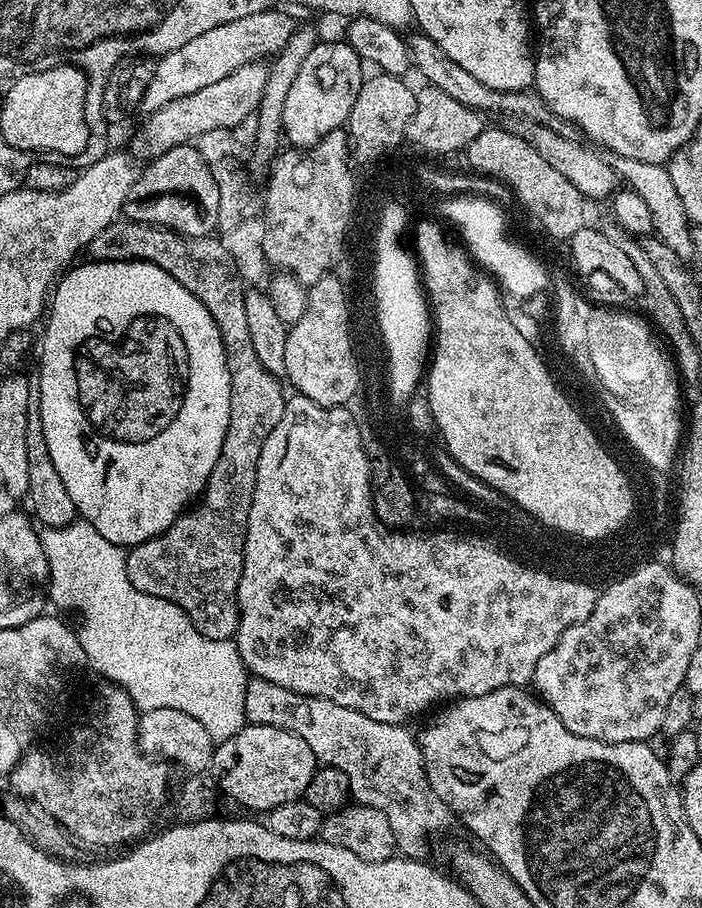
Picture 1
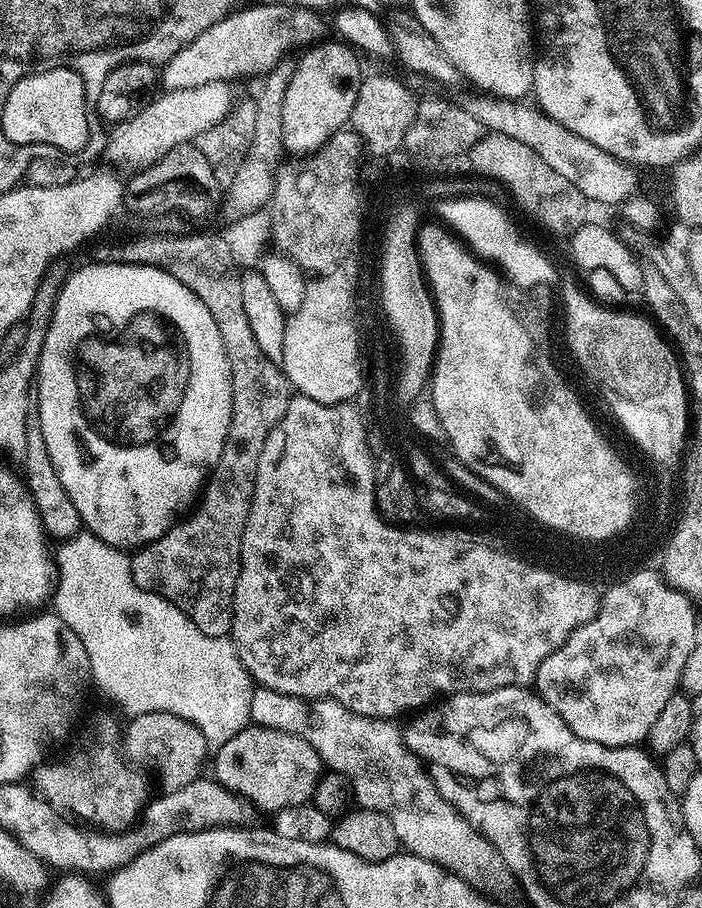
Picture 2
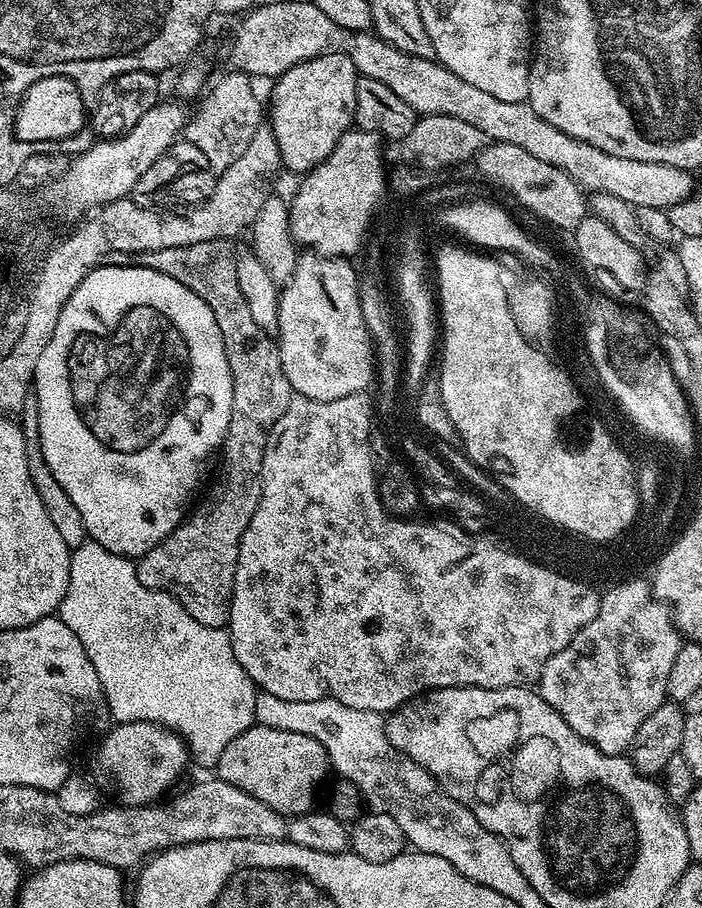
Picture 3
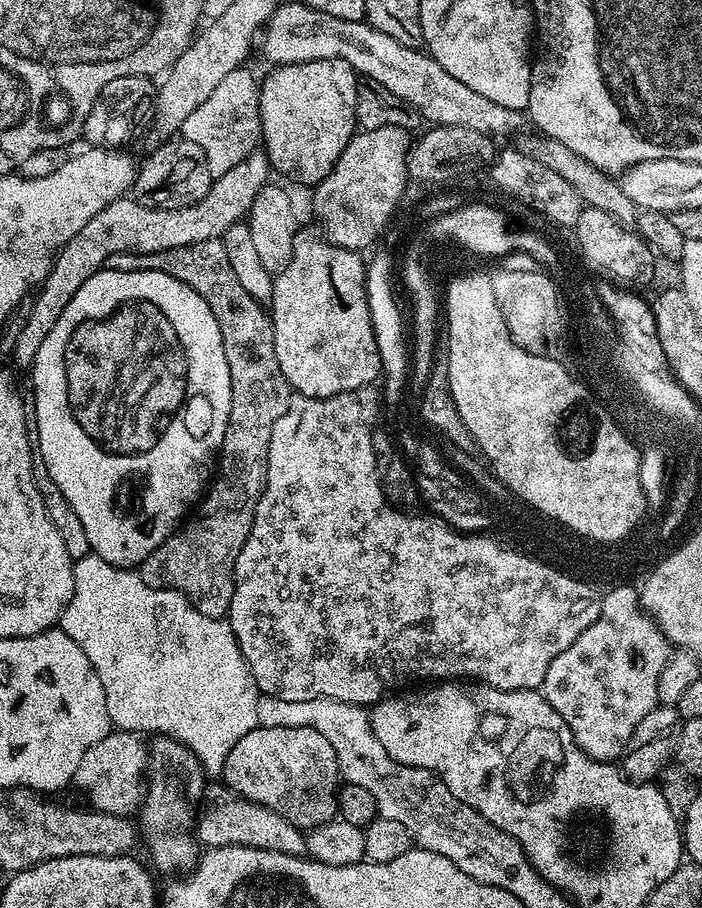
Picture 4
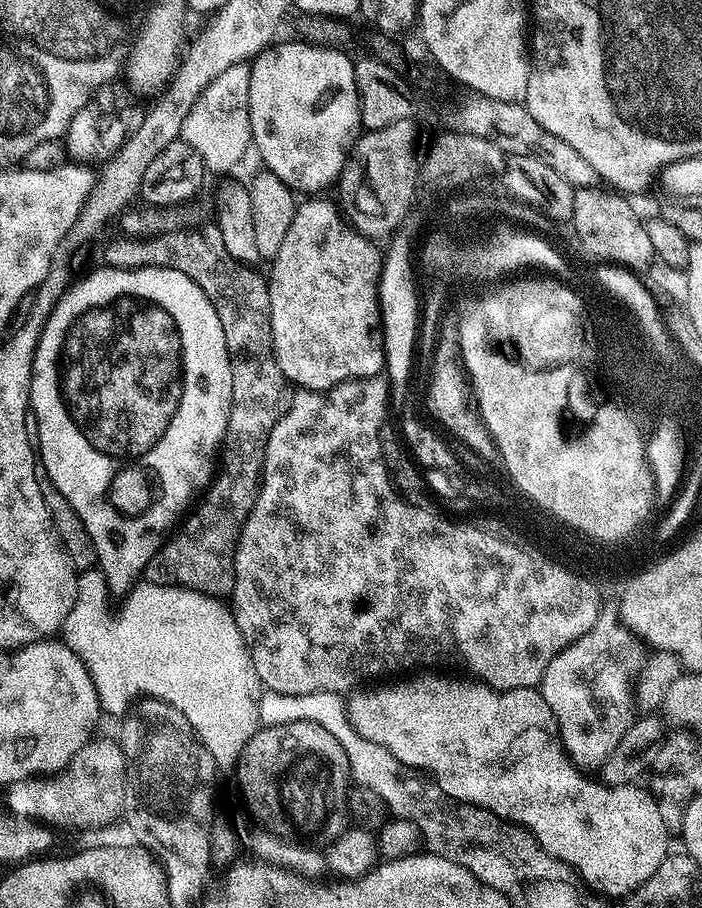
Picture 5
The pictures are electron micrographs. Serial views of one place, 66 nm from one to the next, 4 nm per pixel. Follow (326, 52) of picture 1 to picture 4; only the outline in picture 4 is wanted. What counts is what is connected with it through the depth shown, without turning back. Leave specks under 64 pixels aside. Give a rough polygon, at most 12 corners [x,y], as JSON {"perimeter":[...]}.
{"perimeter":[[344,60],[260,80],[268,162],[321,184],[358,131]]}

